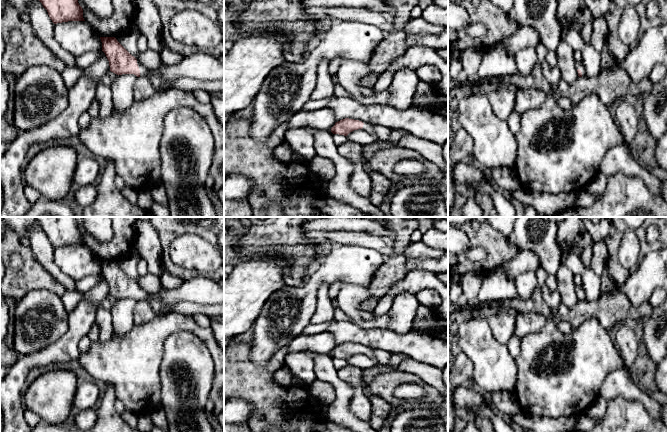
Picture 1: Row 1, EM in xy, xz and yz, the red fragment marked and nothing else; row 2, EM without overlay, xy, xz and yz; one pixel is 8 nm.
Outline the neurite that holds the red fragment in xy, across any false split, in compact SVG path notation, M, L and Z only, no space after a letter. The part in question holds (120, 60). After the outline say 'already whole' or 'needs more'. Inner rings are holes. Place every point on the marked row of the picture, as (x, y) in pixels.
M100 37L102 51L105 53L110 66L110 71L117 74L134 74L137 77L145 77L149 70L139 67L137 59L132 56L115 37Z | needs more

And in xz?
M345 118L336 122L335 125L331 128L331 132L333 134L347 136L350 132L358 129L363 129L372 134L376 138L372 125L349 118Z | needs more

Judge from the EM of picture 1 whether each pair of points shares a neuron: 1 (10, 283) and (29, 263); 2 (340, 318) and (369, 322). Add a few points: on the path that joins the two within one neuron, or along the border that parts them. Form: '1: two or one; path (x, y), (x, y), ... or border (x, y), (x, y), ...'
1: one; path (15, 280), (27, 268)
2: two; border (338, 305), (359, 326), (373, 328)

